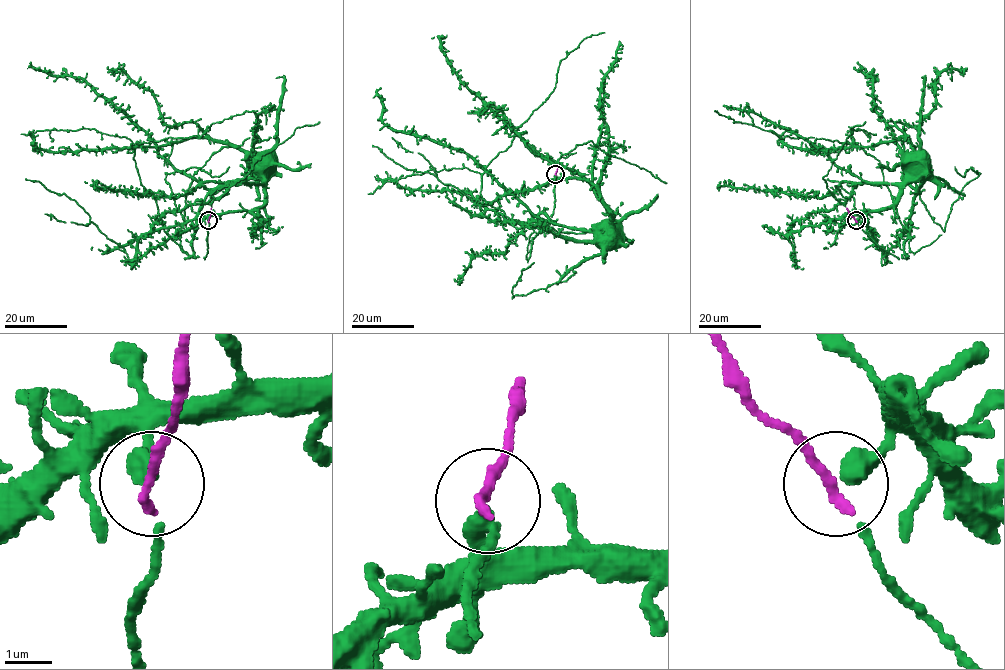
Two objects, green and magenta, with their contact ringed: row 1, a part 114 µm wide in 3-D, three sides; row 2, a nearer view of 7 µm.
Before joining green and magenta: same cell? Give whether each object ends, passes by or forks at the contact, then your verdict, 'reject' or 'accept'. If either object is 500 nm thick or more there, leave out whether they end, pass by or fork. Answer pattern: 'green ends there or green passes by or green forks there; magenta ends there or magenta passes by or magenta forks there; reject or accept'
green passes by; magenta ends there; accept

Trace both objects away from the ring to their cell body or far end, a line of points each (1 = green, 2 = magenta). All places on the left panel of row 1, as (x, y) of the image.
1: (209, 220), (209, 216), (256, 211), (265, 203), (265, 174), (270, 157), (262, 165)
2: (209, 220), (211, 207)

